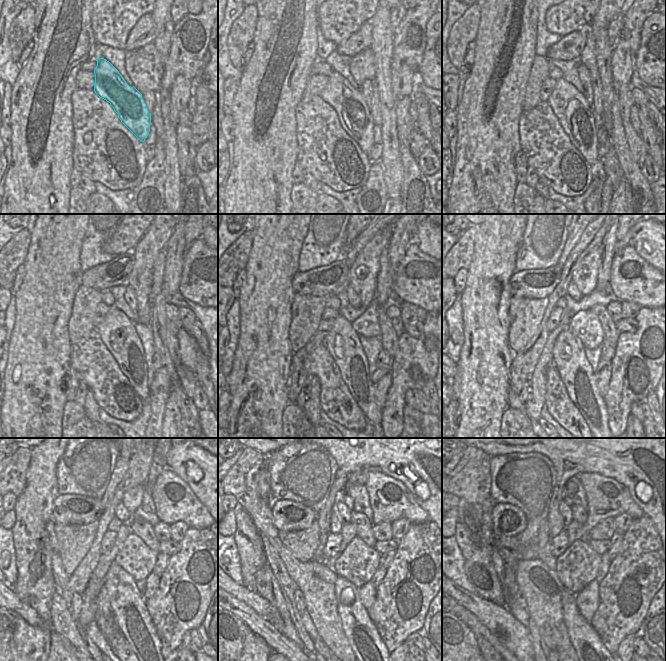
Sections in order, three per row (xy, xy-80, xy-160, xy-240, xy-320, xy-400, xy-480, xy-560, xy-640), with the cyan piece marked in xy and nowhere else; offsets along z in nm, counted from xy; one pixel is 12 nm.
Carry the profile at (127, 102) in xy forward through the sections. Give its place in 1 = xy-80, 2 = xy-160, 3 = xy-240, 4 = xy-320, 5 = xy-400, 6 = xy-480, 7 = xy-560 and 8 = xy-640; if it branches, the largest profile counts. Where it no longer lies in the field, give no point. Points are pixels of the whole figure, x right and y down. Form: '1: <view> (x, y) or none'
1: xy-80 (353, 113)
2: xy-160 (575, 115)
3: xy-240 (117, 331)
4: xy-320 (342, 342)
5: xy-400 (569, 357)
6: xy-480 (128, 604)
7: xy-560 (361, 633)
8: xy-640 (584, 639)

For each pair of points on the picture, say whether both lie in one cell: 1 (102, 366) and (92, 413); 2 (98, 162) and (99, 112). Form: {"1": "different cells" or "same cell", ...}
{"1": "different cells", "2": "same cell"}

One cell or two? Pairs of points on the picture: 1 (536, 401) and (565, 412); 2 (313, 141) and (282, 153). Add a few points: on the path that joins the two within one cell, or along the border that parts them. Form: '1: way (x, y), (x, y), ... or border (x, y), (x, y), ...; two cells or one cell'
1: border (546, 381), (544, 404); two cells
2: border (297, 123), (296, 161); two cells

